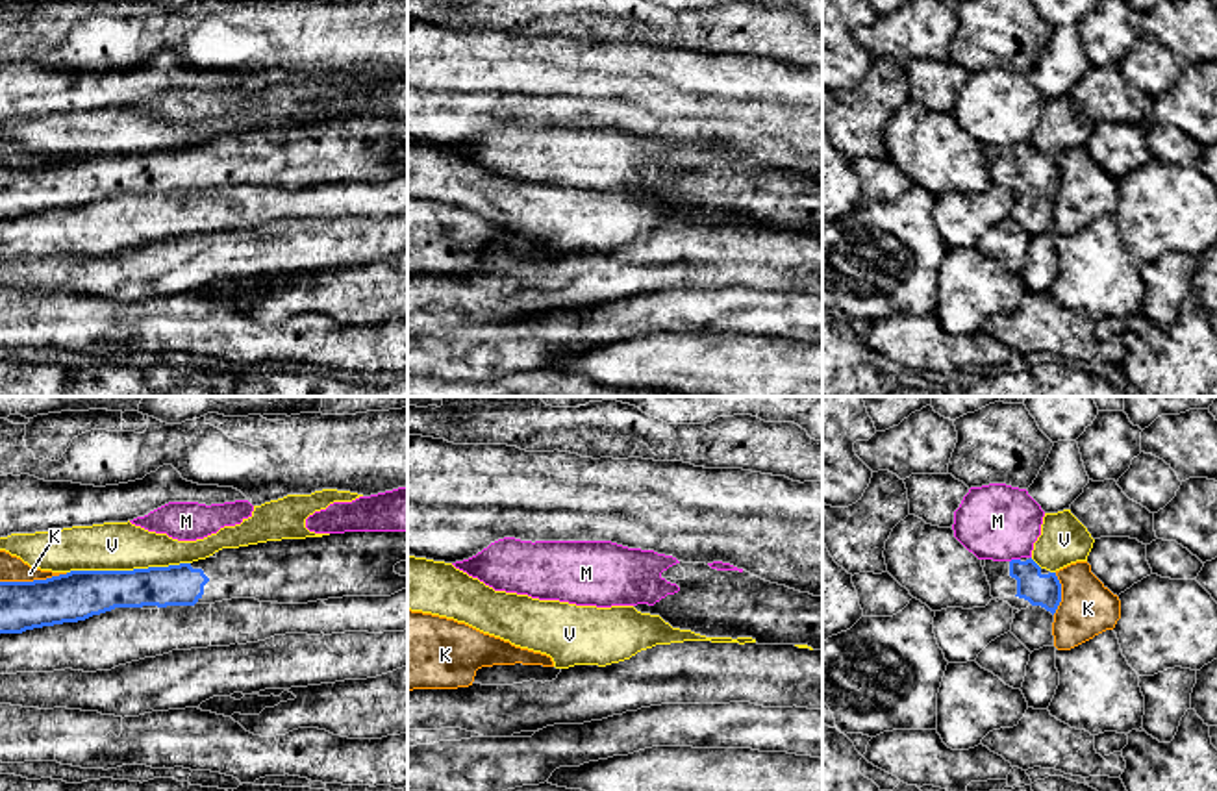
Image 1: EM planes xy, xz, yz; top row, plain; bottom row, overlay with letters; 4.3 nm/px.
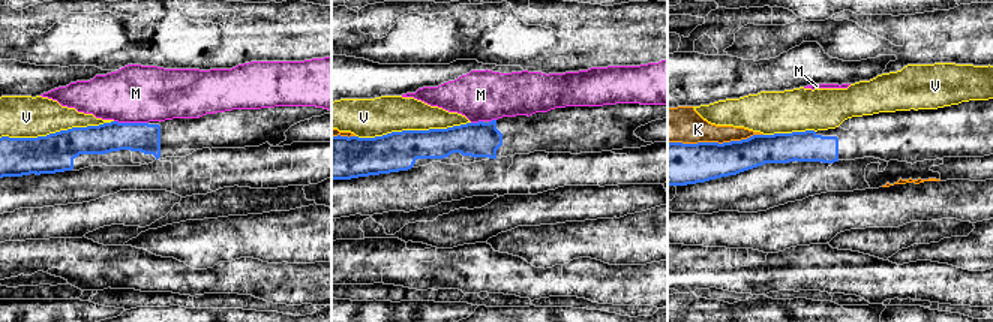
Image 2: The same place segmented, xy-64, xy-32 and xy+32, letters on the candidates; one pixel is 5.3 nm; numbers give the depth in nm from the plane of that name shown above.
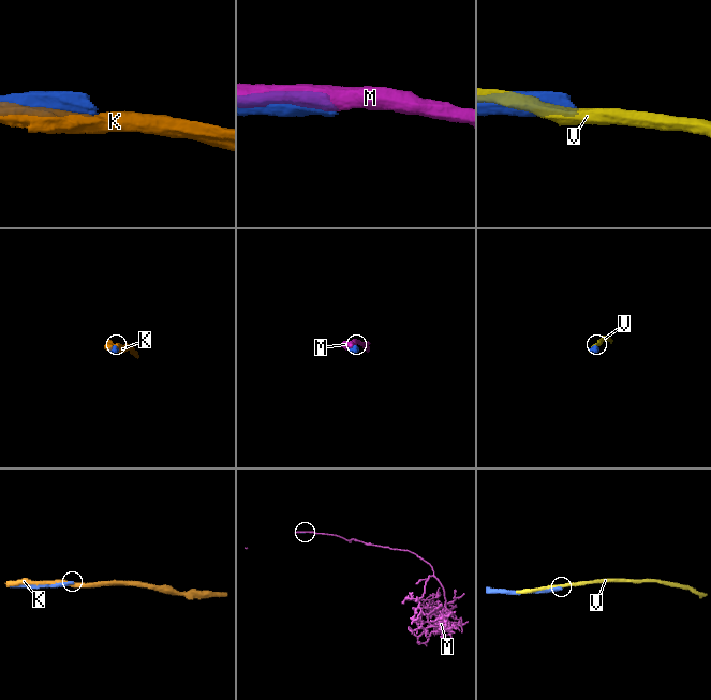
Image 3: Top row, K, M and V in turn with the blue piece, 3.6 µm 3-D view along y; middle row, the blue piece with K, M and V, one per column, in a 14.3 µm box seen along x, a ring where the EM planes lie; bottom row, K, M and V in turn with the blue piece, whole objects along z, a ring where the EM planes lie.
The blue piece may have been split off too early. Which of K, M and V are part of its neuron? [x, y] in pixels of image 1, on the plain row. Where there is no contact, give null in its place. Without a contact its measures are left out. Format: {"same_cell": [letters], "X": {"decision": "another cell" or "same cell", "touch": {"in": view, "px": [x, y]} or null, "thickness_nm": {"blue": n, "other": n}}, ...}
{"same_cell": [], "K": {"decision": "another cell", "touch": {"in": "xy", "px": [34, 165]}, "thickness_nm": {"blue": 220, "other": 110}}, "M": {"decision": "another cell", "touch": {"in": "yz", "px": [1014, 145]}, "thickness_nm": {"blue": 140, "other": 320}}, "V": {"decision": "another cell", "touch": {"in": "xy", "px": [128, 156]}, "thickness_nm": {"blue": 220, "other": 200}}}

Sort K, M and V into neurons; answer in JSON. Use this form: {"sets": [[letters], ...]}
{"sets": [["K"], ["M"], ["V"]]}

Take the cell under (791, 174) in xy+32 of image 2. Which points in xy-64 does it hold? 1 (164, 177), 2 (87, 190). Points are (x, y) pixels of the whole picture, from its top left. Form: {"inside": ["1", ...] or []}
{"inside": ["1", "2"]}

